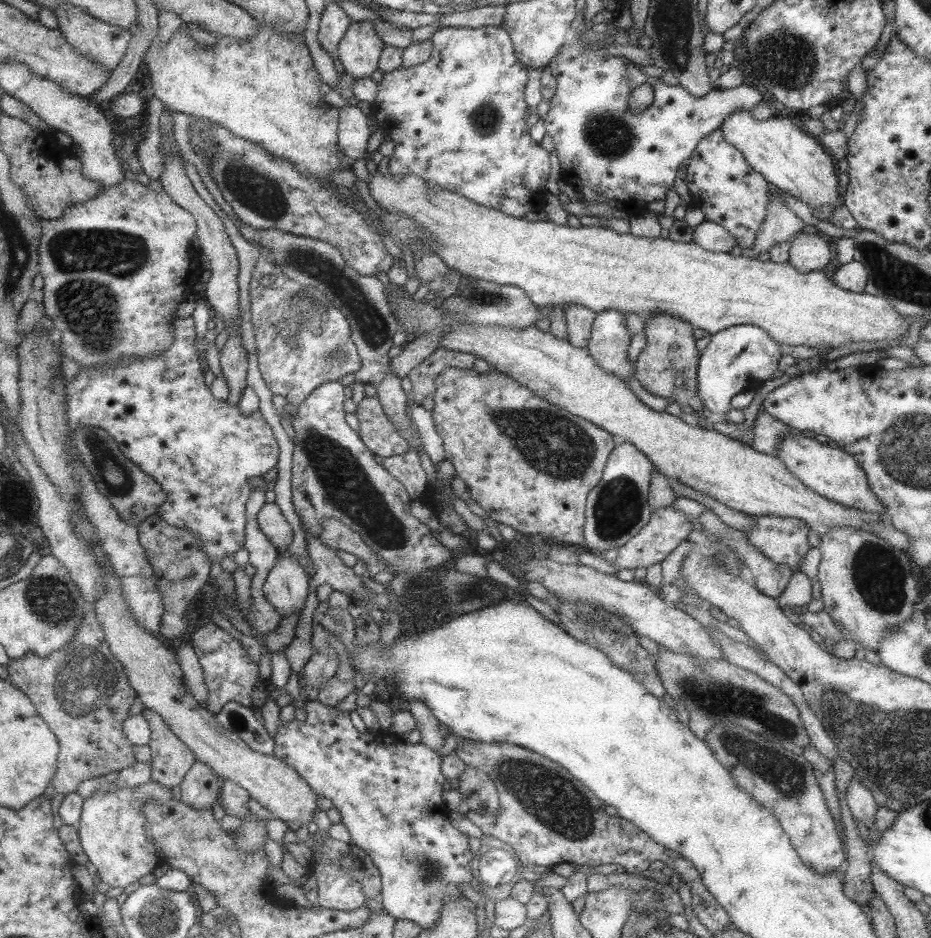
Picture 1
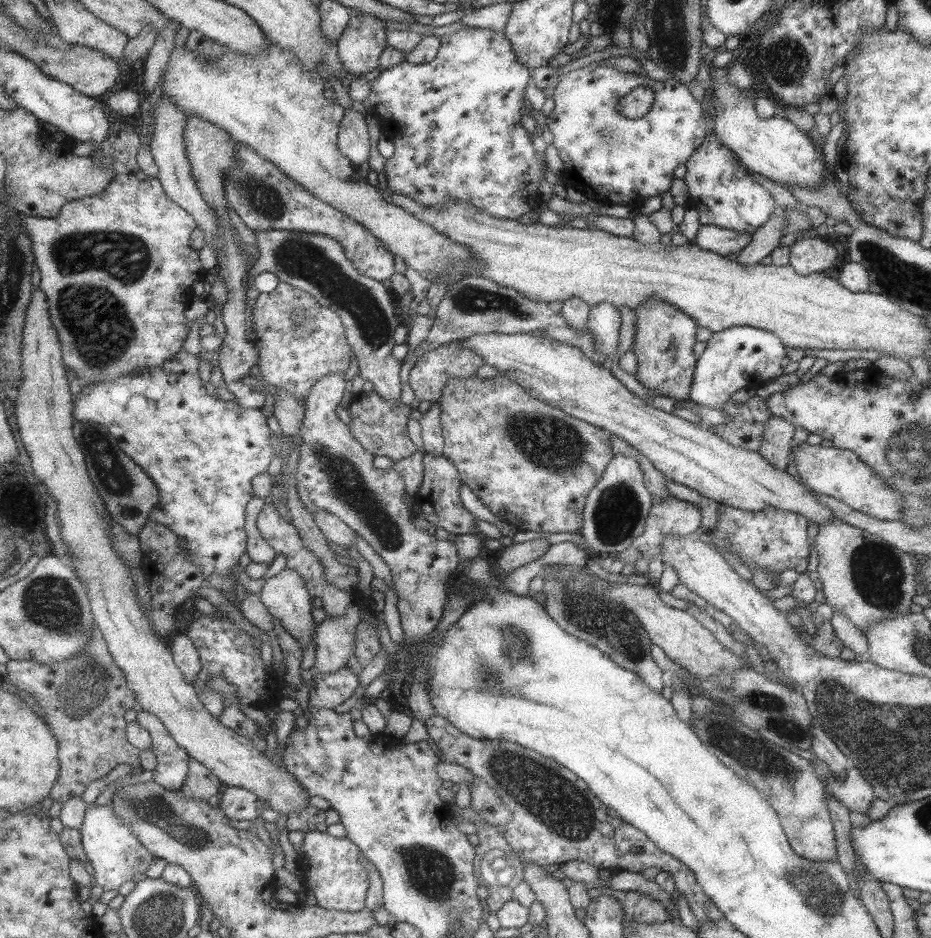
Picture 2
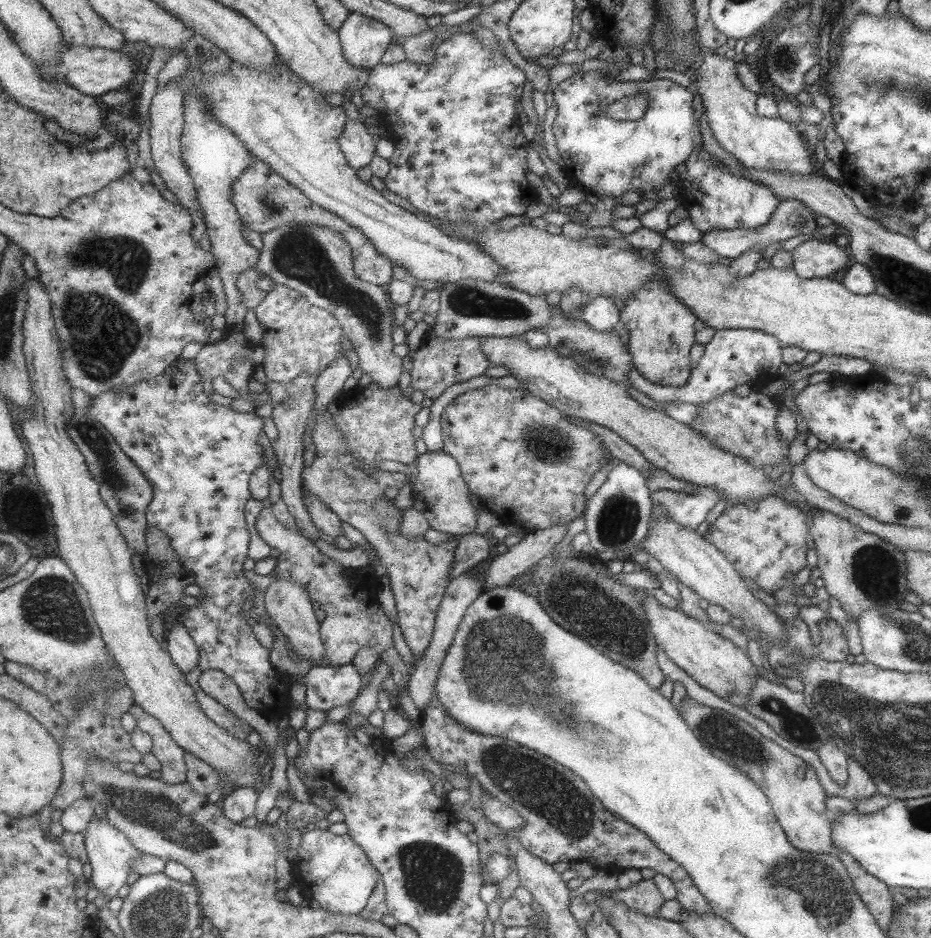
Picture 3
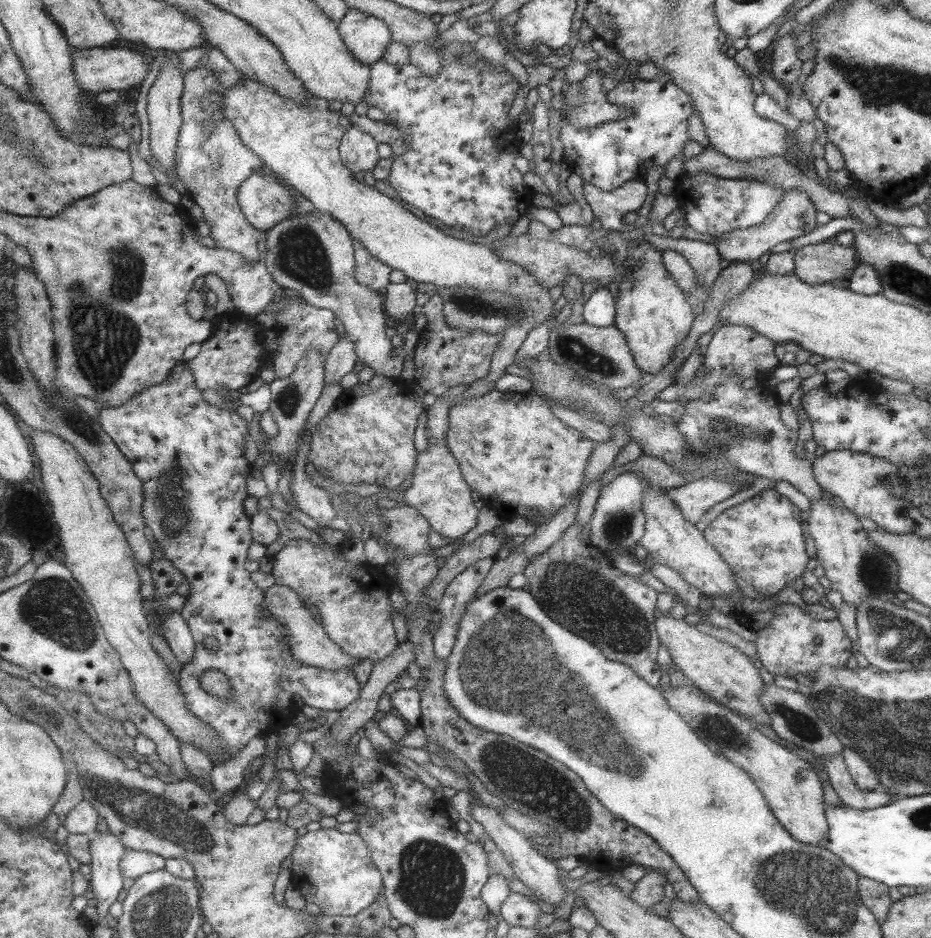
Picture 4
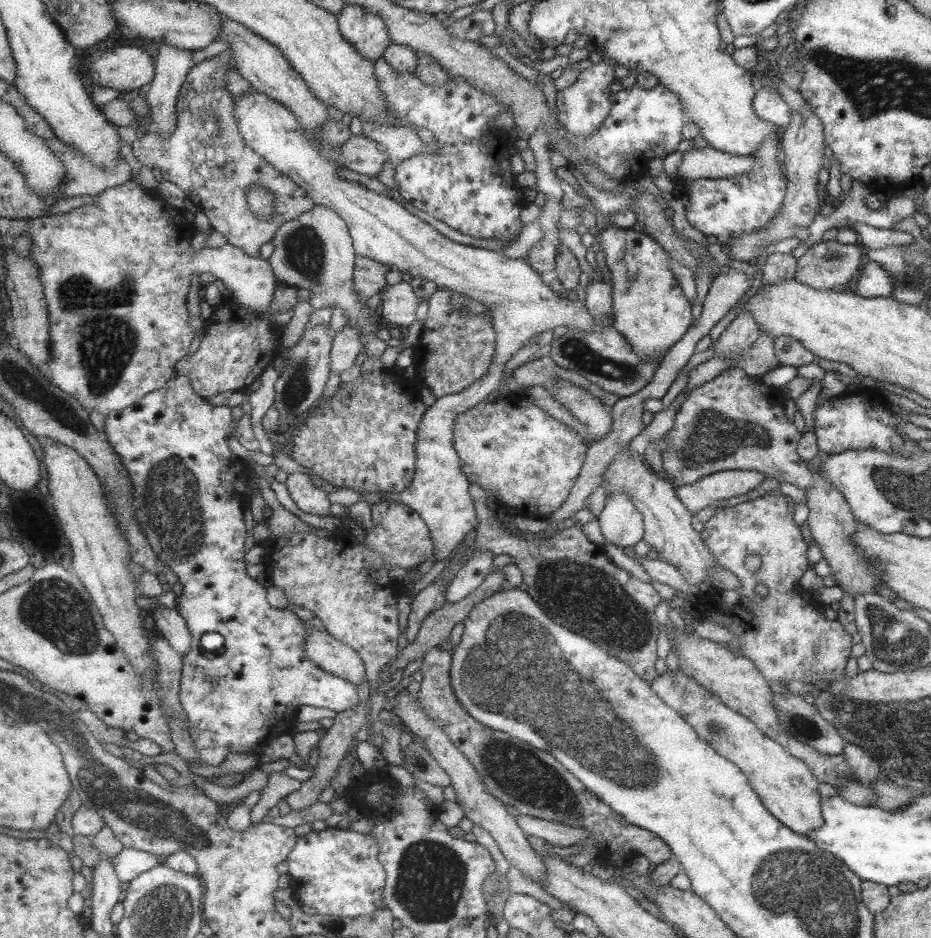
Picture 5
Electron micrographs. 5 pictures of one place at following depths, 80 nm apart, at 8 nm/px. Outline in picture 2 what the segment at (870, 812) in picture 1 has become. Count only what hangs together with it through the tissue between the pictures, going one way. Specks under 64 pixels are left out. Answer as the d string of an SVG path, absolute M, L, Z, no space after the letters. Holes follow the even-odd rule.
M851 766L847 769L843 781L837 781L829 776L825 781L825 791L839 800L849 811L859 814L866 814L868 804L874 799L873 789L869 783Z

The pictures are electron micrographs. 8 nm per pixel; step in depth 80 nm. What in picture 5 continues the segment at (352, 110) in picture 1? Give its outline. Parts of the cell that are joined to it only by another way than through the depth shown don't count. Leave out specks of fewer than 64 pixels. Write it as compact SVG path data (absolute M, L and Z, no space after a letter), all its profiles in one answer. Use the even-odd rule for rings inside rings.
M363 134L350 136L348 141L339 146L339 150L337 163L340 167L374 179L383 170L383 163L388 158L385 152L381 154L376 142Z

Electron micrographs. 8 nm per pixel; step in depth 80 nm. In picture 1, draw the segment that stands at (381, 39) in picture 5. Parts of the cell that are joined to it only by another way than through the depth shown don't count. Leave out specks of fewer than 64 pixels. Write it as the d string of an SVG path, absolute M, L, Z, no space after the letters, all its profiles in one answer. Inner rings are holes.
M351 20L348 28L345 29L344 36L337 43L337 56L346 74L355 79L363 78L368 77L379 68L379 58L384 47L384 41L376 33L373 23Z

